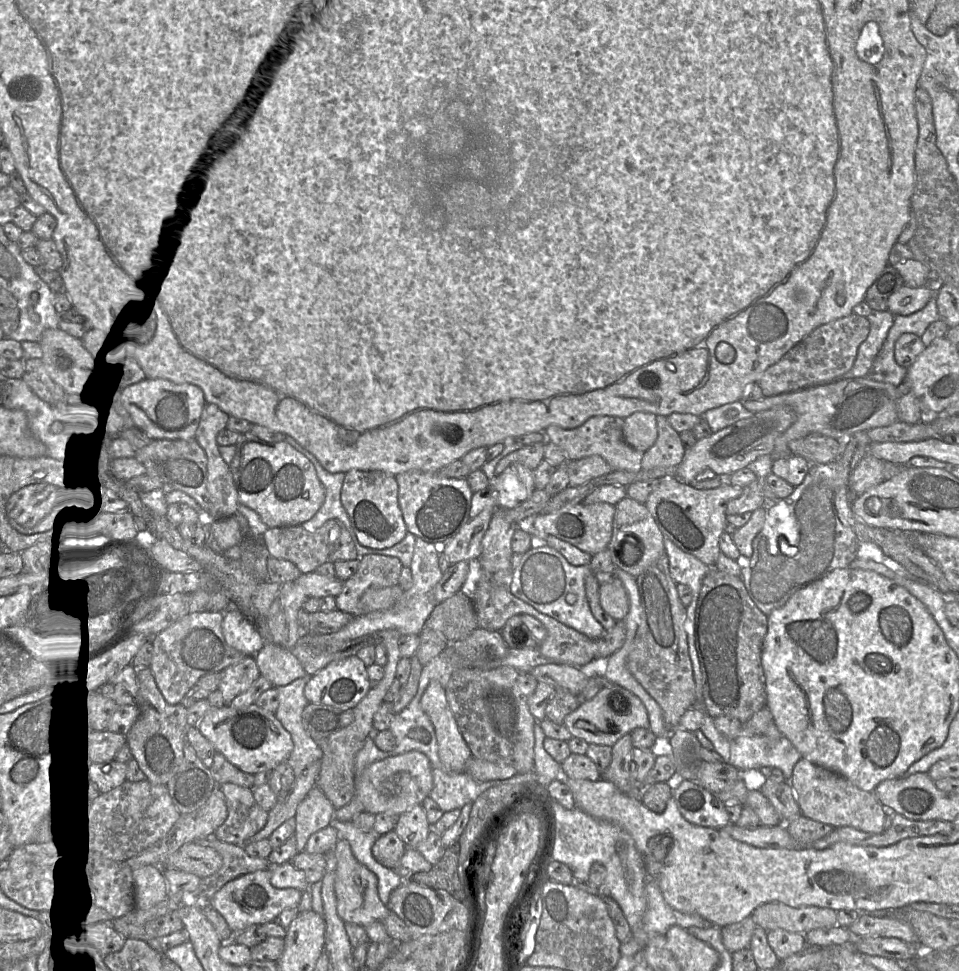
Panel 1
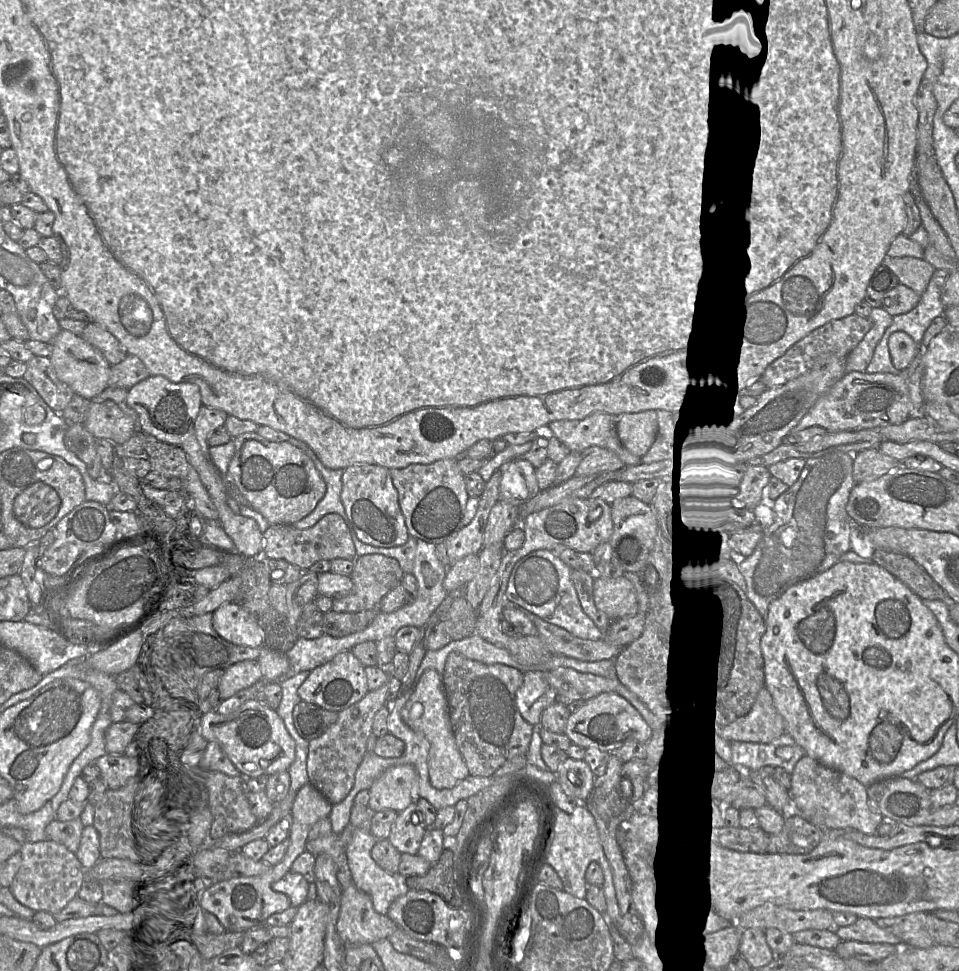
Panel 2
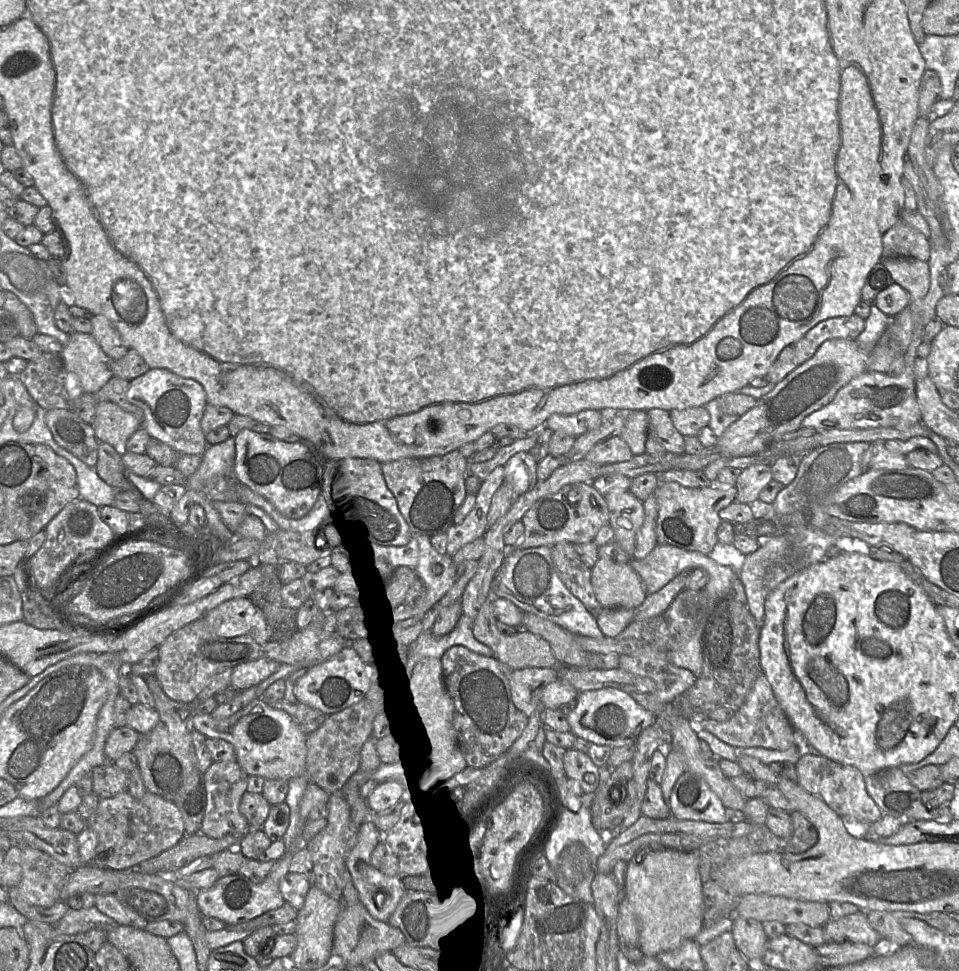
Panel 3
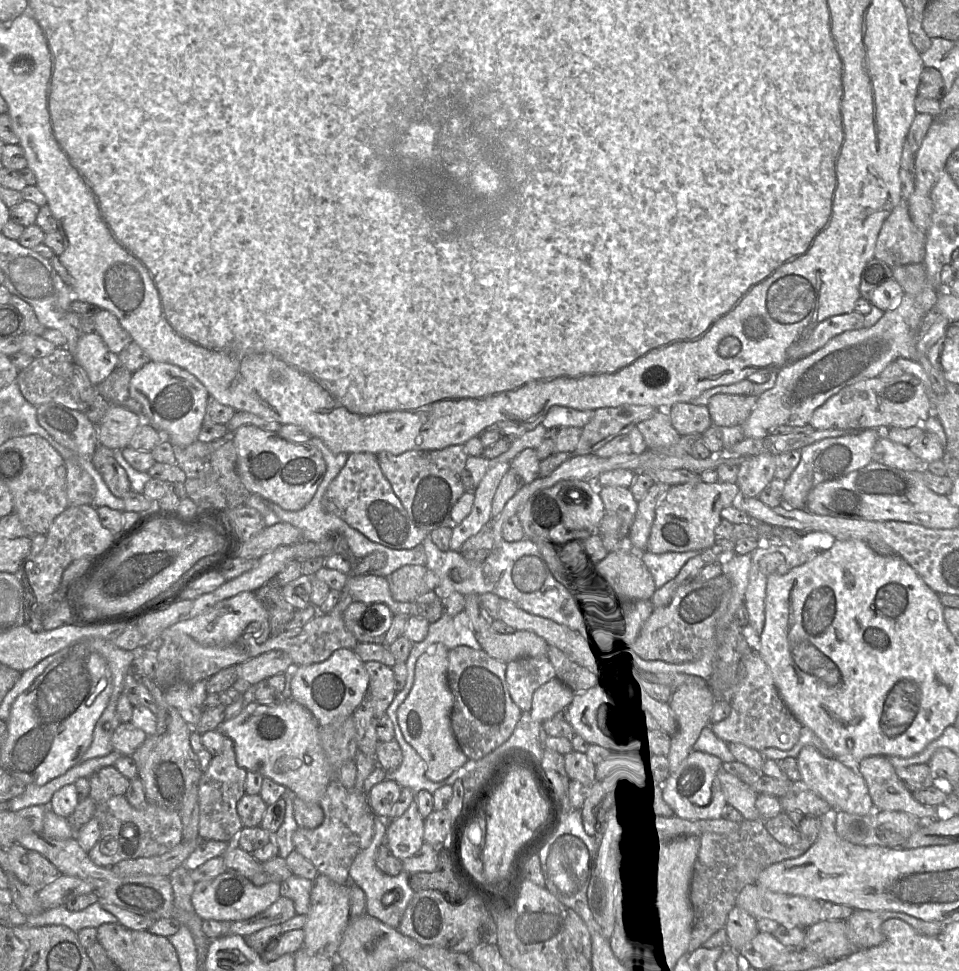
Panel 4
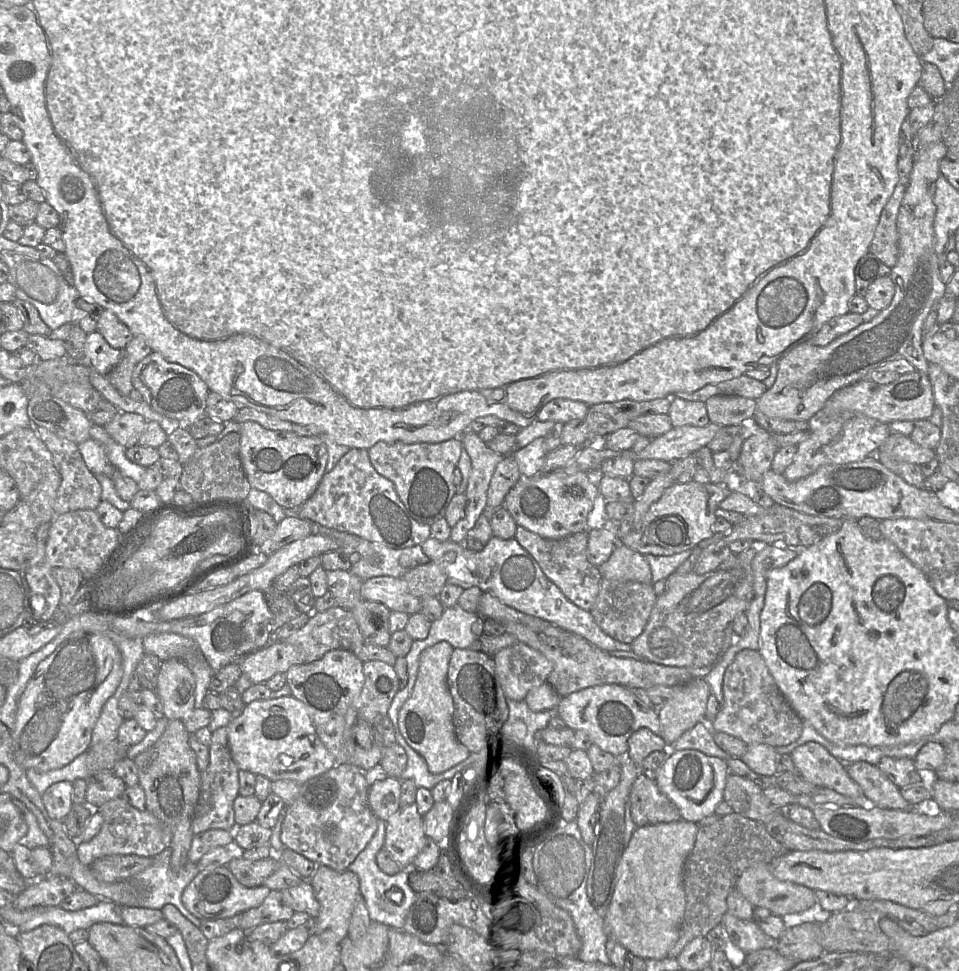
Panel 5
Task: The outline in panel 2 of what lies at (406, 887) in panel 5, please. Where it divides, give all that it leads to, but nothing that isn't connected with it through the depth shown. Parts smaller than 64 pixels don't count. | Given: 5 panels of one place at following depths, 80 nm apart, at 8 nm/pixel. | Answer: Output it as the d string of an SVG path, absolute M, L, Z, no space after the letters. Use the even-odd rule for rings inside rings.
M370 825L359 827L346 847L346 856L353 884L370 895L376 912L387 915L391 904L405 892L406 877L390 874L374 861L371 852L377 841Z

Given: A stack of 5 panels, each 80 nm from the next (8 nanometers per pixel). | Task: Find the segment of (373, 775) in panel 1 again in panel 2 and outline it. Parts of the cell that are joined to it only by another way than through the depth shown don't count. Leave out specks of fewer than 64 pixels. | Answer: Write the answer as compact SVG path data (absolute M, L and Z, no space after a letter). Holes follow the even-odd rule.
M410 764L398 765L387 769L371 785L368 808L372 813L384 810L400 813L418 798L416 769Z

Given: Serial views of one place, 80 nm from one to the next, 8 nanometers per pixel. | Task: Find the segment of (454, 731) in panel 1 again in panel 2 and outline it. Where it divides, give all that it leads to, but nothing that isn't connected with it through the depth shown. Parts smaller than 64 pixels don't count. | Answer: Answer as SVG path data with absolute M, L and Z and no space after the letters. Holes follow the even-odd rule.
M433 669L425 671L400 715L407 726L422 733L429 741L428 773L433 787L452 788L469 775L469 768L456 743L442 674Z

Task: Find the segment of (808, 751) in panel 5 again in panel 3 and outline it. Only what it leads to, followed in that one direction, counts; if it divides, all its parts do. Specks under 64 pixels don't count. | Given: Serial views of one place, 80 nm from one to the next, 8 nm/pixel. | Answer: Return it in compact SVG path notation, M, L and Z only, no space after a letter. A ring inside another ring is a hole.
M803 755L796 763L798 784L808 793L821 798L850 824L870 824L883 813L866 790L863 774L854 766L841 764L822 755Z

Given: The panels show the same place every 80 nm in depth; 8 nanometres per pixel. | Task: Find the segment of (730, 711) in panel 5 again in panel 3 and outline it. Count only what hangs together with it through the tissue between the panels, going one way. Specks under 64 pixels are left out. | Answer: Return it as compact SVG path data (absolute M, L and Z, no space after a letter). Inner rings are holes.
M761 673L756 678L745 702L735 711L730 720L716 722L705 717L697 721L696 727L710 732L719 740L733 746L735 749L763 747L785 751L794 743L795 728L777 701L764 673Z

